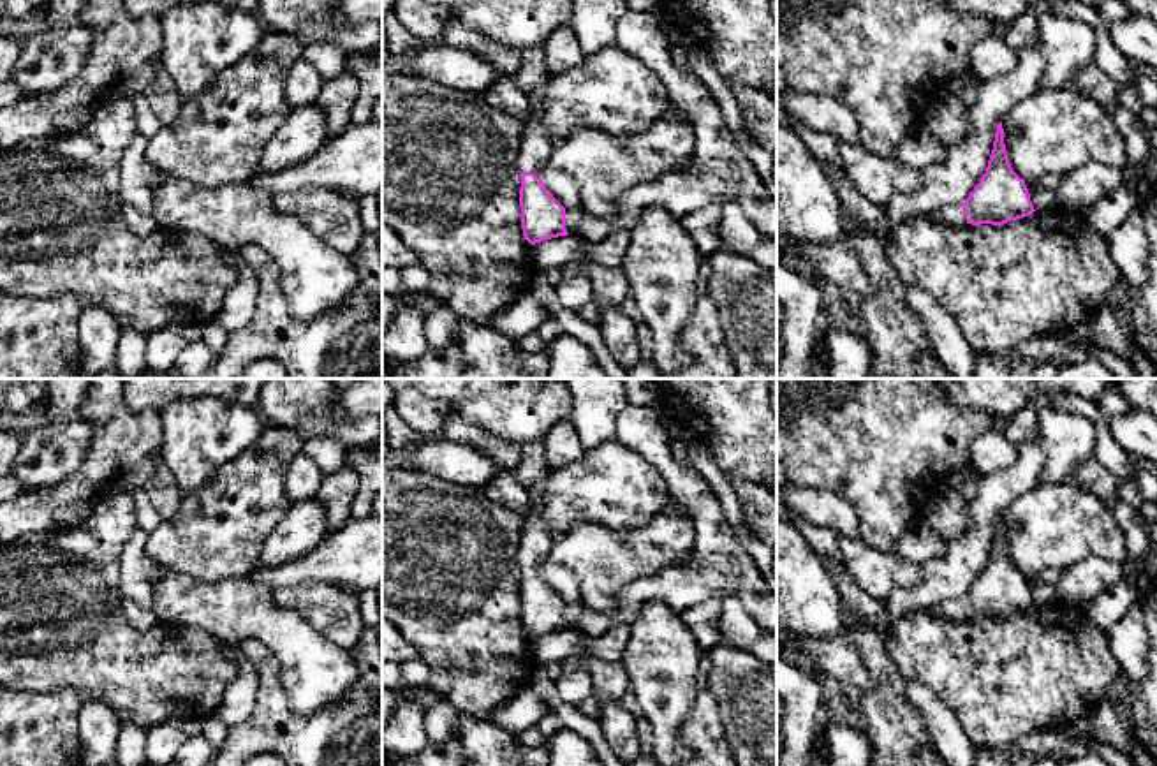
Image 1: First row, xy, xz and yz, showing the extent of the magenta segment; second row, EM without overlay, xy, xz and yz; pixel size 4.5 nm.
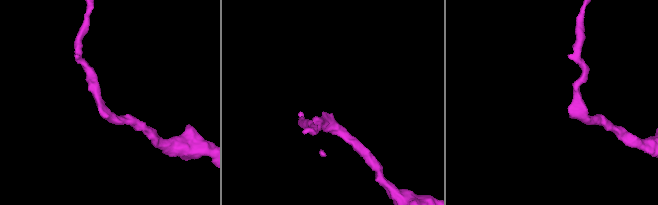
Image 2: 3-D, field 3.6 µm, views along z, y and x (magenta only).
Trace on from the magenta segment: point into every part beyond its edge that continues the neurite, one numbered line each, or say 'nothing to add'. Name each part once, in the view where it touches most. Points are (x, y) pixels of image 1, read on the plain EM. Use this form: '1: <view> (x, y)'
1: yz (948, 610)

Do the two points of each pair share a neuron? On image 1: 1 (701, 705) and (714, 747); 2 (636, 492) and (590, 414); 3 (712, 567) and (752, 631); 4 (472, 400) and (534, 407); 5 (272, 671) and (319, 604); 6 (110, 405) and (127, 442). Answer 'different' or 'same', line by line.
1: same
2: different
3: different
4: same
5: different
6: same

